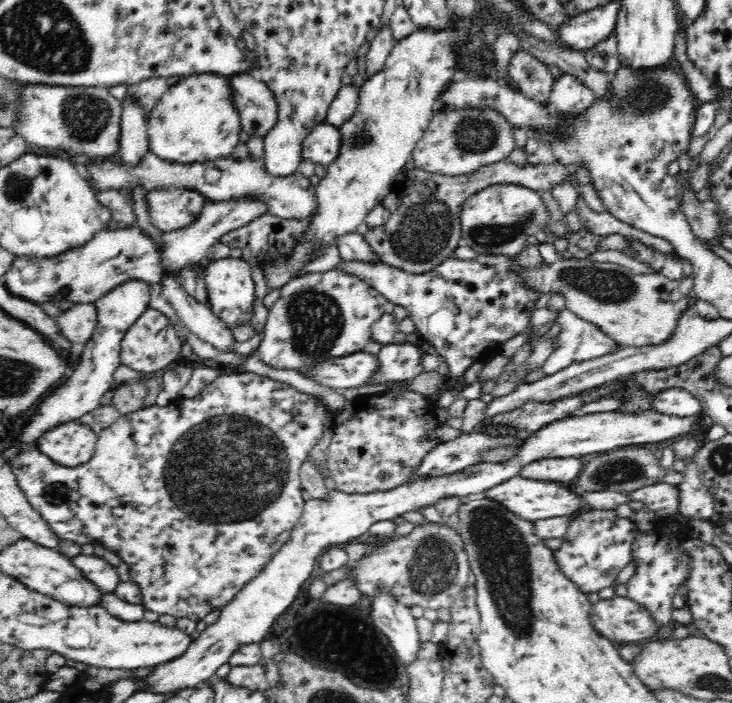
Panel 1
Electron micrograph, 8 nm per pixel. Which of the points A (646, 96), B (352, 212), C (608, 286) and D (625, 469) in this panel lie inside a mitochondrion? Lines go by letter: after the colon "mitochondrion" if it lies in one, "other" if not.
A: mitochondrion
B: other
C: mitochondrion
D: mitochondrion

